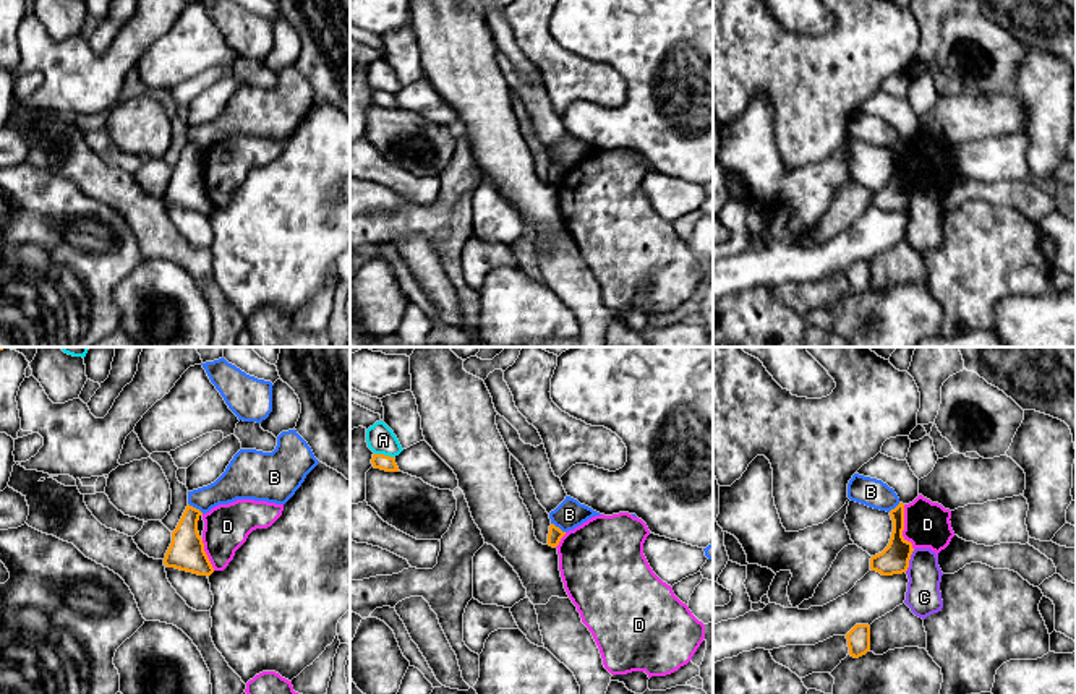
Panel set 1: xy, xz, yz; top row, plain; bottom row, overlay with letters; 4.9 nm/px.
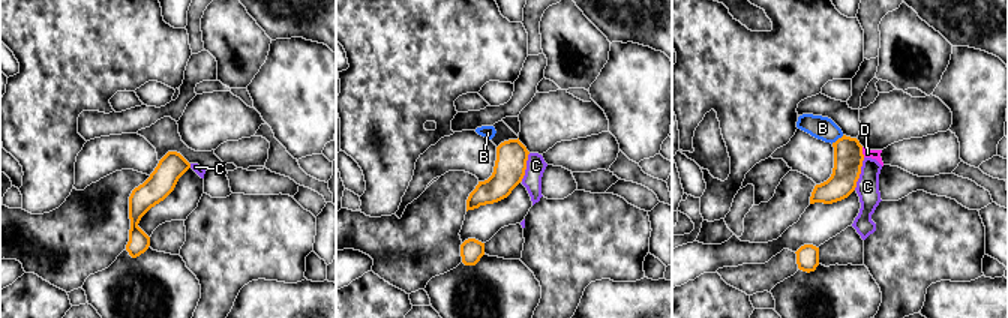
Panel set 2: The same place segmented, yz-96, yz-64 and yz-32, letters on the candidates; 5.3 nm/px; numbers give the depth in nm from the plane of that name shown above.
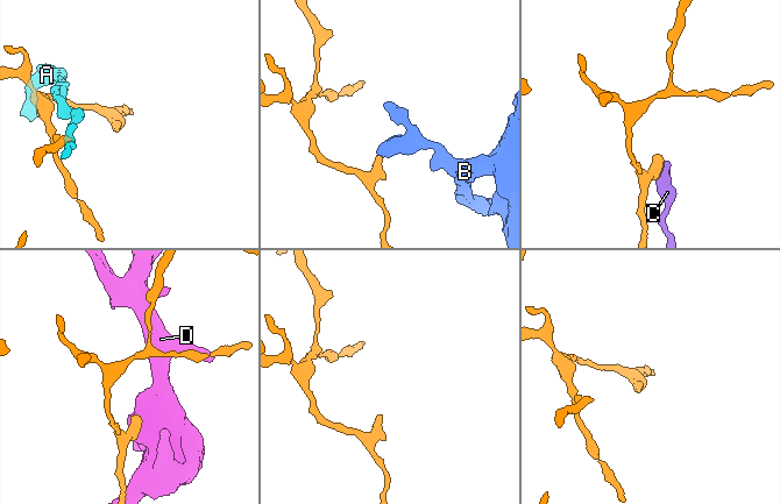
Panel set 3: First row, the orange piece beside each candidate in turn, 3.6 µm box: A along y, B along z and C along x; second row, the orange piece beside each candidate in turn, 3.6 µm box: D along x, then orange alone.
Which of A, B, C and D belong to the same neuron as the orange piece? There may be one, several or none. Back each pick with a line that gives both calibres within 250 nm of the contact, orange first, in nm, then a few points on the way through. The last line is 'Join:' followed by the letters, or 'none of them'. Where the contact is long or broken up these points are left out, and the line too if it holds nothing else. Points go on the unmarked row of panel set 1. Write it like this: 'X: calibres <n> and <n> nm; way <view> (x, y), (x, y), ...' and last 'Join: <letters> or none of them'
Join: none of them

